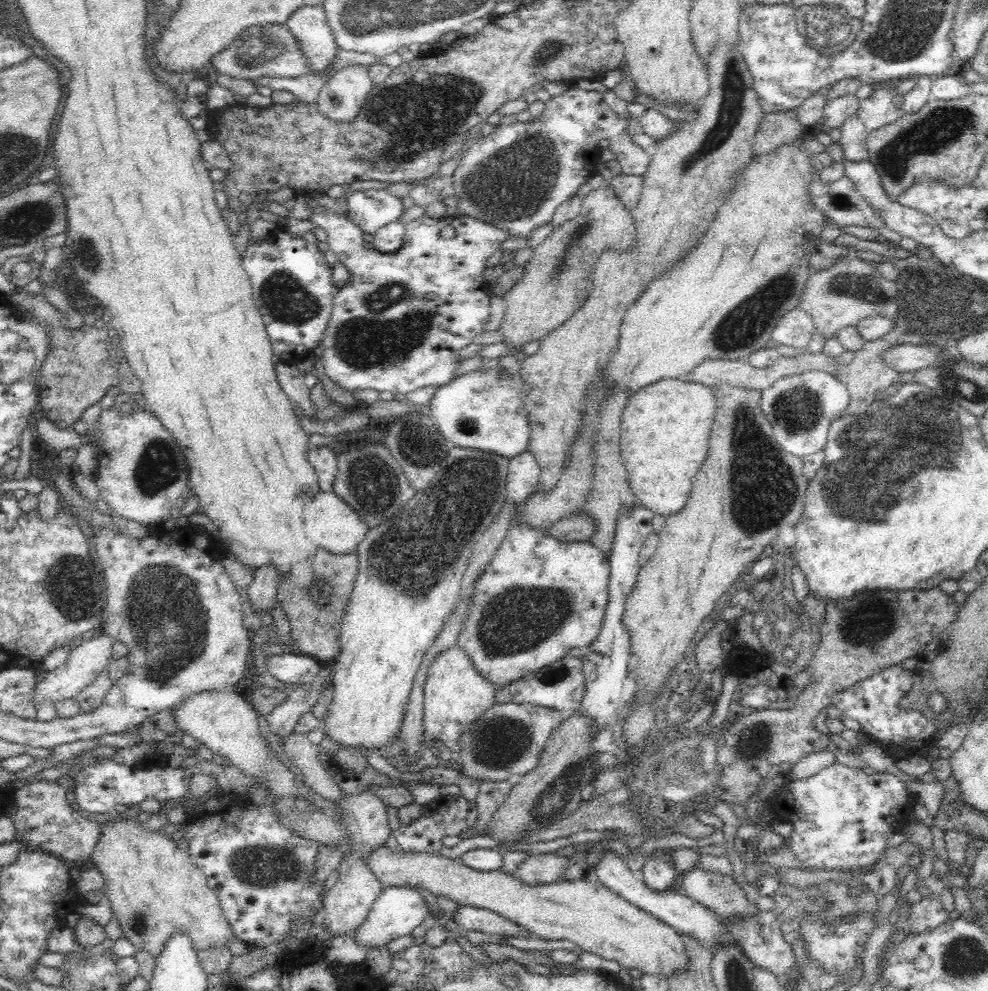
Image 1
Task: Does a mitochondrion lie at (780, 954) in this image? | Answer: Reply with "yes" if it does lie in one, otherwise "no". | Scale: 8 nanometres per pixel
no

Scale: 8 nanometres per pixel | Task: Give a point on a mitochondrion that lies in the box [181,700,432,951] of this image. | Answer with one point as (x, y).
(266, 867)

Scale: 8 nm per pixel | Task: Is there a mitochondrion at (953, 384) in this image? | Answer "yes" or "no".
yes

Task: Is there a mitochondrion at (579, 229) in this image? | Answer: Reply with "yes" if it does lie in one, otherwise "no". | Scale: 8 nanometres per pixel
yes

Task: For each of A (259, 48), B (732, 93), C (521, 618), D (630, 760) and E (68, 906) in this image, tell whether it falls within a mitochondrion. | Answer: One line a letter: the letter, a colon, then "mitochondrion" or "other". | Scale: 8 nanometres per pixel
A: mitochondrion
B: mitochondrion
C: mitochondrion
D: other
E: other

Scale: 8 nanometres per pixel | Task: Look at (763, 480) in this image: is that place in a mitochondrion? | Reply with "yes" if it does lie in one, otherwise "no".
yes

